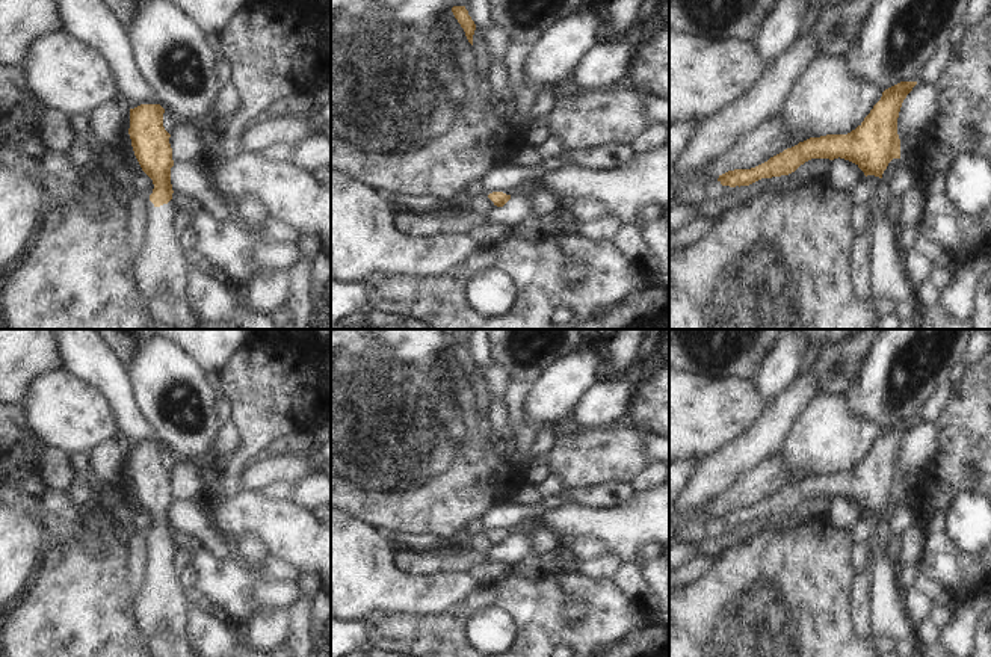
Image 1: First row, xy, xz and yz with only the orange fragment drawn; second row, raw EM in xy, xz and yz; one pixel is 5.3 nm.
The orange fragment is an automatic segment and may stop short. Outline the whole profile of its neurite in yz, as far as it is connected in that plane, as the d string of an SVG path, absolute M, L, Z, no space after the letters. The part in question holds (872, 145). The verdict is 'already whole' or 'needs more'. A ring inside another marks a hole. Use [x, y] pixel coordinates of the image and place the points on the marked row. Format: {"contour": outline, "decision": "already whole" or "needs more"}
{"contour": "M900 82L882 92L864 121L847 134L810 137L784 150L751 169L734 169L719 175L722 186L749 186L761 178L789 175L811 159L844 159L855 163L864 175L882 178L893 159L900 159L897 118L903 100L917 82Z", "decision": "already whole"}

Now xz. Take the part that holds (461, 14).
{"contour": "M453 6L452 12L458 20L458 23L461 24L461 27L464 29L468 42L473 45L473 35L476 30L476 24L468 15L468 11L465 9L465 6Z", "decision": "already whole"}

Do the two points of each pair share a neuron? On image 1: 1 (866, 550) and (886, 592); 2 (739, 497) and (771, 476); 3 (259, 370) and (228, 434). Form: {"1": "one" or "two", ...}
{"1": "two", "2": "one", "3": "two"}

